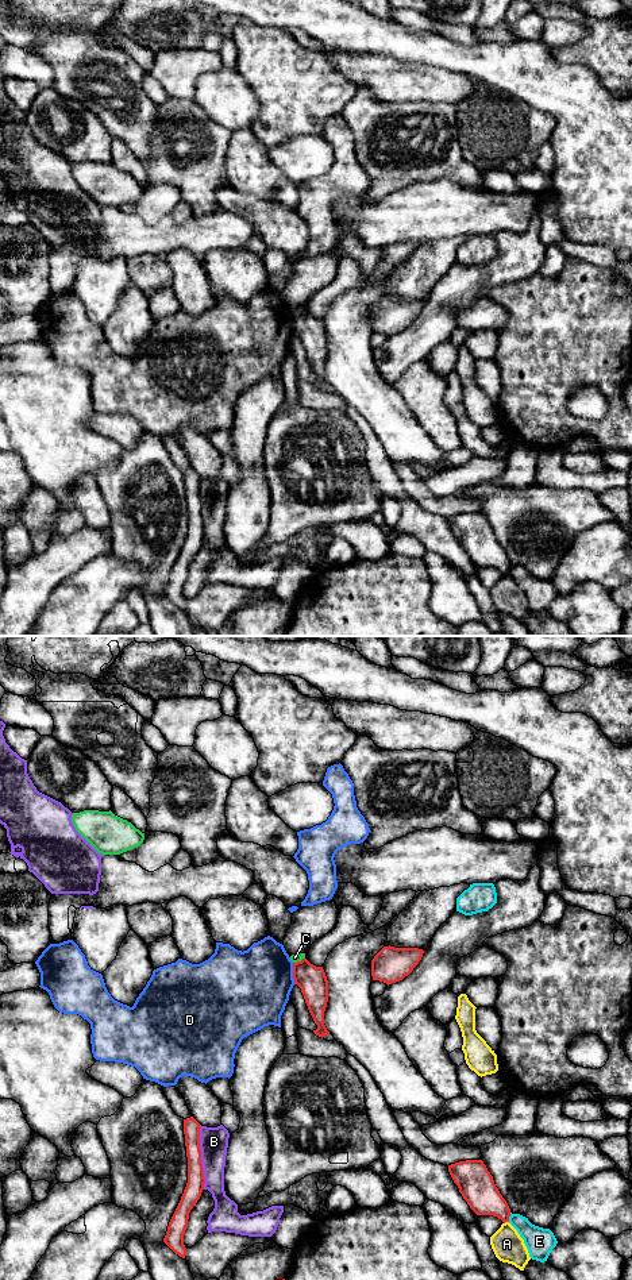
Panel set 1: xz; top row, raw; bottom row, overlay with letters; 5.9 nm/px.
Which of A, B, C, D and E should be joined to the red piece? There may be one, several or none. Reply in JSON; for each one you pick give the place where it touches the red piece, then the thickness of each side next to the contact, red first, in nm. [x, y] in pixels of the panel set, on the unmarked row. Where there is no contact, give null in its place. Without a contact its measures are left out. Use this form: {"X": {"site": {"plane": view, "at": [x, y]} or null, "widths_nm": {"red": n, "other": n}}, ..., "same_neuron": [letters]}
{"same_neuron": []}

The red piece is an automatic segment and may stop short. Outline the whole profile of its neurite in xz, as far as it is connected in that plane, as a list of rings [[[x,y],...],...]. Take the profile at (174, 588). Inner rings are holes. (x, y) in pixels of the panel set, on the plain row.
[[[193,469],[184,471],[188,535],[163,590],[163,594],[182,610],[186,608],[184,586],[188,578],[189,564],[200,551],[205,535],[201,516],[200,479],[201,477]]]

